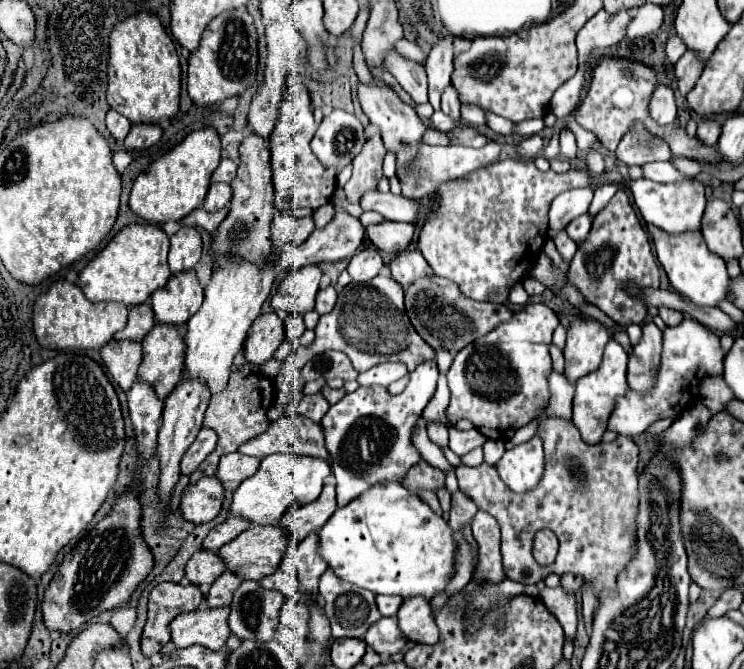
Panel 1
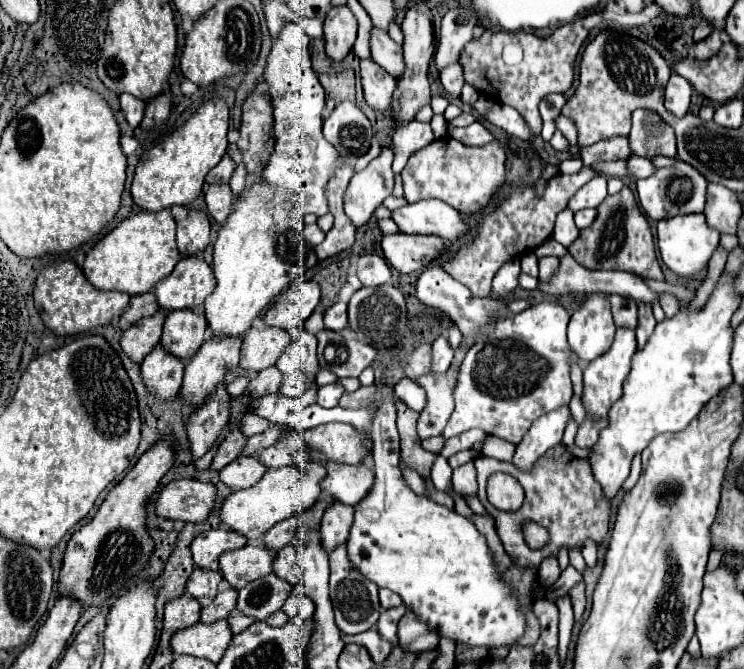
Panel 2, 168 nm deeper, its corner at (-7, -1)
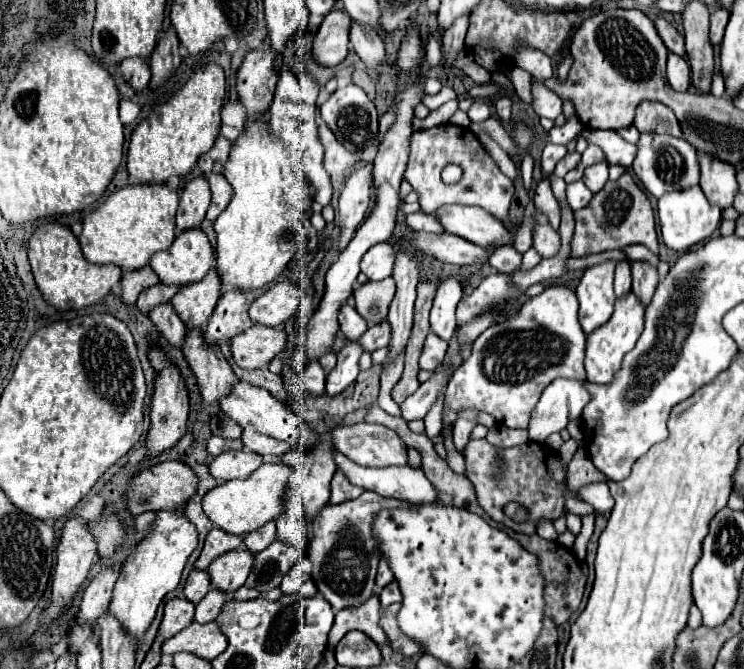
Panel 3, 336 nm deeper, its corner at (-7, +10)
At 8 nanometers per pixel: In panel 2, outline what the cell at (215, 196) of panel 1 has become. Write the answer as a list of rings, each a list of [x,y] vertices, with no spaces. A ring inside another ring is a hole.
[[[209,184],[205,190],[205,202],[209,216],[217,224],[223,224],[231,214],[231,206],[233,206],[233,192],[229,184]]]

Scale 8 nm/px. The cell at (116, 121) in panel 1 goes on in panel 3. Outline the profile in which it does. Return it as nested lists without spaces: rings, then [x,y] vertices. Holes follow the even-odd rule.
[[[129,59],[129,61],[123,61],[121,63],[121,73],[123,73],[123,79],[135,89],[135,91],[143,91],[147,89],[149,85],[149,63],[143,61],[143,59]]]

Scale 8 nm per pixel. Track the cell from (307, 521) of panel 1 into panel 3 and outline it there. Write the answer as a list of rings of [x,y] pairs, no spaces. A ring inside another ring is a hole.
[[[269,521],[269,525],[263,525],[261,529],[255,529],[253,533],[247,533],[243,543],[249,551],[259,553],[263,551],[269,543],[273,543],[273,535],[275,535],[275,521]]]

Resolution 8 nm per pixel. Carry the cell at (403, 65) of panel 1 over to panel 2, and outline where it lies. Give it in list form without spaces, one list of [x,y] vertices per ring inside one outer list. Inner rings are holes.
[[[371,28],[371,38],[369,38],[369,46],[371,46],[371,58],[383,66],[391,76],[401,76],[403,72],[403,52],[401,46],[395,44],[389,34],[381,28]]]

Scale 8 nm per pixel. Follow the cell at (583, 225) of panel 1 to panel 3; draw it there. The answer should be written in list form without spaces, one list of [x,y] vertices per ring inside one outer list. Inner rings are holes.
[[[575,181],[575,183],[567,185],[567,201],[573,211],[583,209],[591,201],[591,197],[593,197],[593,193],[583,185],[583,181]]]

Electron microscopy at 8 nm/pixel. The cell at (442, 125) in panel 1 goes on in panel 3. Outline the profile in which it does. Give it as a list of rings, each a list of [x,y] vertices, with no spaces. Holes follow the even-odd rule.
[[[475,101],[475,103],[469,107],[467,115],[469,115],[471,121],[485,121],[485,119],[489,119],[491,111],[489,111],[489,105],[487,105],[485,101]]]

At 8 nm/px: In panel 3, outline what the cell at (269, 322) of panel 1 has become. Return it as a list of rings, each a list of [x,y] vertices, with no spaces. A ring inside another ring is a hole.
[[[255,323],[249,331],[231,341],[231,353],[239,367],[259,369],[269,365],[269,361],[285,349],[285,343],[287,333],[283,329]]]

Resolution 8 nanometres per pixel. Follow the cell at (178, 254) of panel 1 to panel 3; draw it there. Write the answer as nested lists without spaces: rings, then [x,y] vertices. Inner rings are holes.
[[[193,179],[187,183],[179,197],[177,209],[177,233],[195,229],[205,219],[205,213],[211,205],[211,191],[207,179]]]

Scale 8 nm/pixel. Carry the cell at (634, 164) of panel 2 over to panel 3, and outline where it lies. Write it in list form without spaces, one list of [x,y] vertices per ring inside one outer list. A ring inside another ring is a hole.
[[[583,129],[583,135],[589,143],[599,145],[609,163],[621,165],[621,167],[631,167],[633,165],[633,157],[637,155],[637,147],[623,141],[615,131],[603,131],[603,129]]]

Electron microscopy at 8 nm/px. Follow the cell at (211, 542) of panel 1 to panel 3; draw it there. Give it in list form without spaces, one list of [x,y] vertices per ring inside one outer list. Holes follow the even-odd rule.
[[[213,527],[207,537],[205,537],[205,545],[203,545],[203,551],[195,563],[197,569],[207,569],[211,565],[211,561],[231,549],[239,549],[243,545],[243,537],[237,537],[237,535],[231,535],[231,533],[225,533],[217,527]]]

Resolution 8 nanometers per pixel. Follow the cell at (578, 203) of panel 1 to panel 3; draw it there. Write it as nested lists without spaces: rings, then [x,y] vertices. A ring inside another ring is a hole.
[[[597,163],[587,167],[583,173],[583,183],[591,193],[599,193],[607,183],[607,163]]]

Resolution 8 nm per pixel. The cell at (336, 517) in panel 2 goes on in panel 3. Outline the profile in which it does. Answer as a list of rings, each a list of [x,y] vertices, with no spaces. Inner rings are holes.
[[[339,471],[339,473],[333,475],[333,481],[331,481],[331,499],[329,499],[329,503],[345,503],[349,499],[357,499],[361,493],[363,493],[363,489],[353,487],[347,481],[347,477]]]

